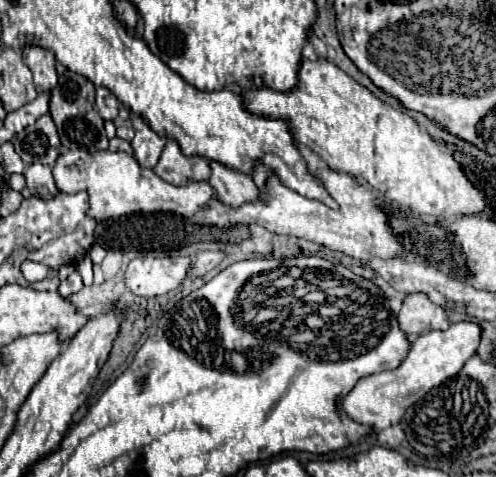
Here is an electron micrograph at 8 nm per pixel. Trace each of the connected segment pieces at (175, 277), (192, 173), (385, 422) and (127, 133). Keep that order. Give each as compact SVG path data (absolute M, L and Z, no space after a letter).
M145 255L134 258L126 268L124 282L136 296L162 296L184 282L190 264L192 260L186 256L165 255L163 258L148 258Z
M168 140L158 164L152 168L160 178L172 184L186 184L186 180L208 180L210 168L202 156L182 154L176 140Z
M458 322L450 324L450 328L444 332L432 330L414 338L402 364L394 370L364 376L344 396L340 404L342 410L348 414L350 420L368 426L372 434L378 434L380 430L398 424L410 404L418 402L426 392L430 392L430 388L436 388L438 384L442 384L442 380L456 376L462 370L462 364L476 352L480 344L480 332L480 326L474 322Z
M126 106L120 108L120 114L114 118L116 124L116 136L124 138L124 140L132 140L134 138L134 130L132 130L132 122L130 122L130 110Z

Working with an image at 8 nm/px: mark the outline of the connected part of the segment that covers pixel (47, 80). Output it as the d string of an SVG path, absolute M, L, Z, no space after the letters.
M30 46L22 50L22 60L32 70L38 92L48 92L58 84L54 52L38 48L38 46Z

